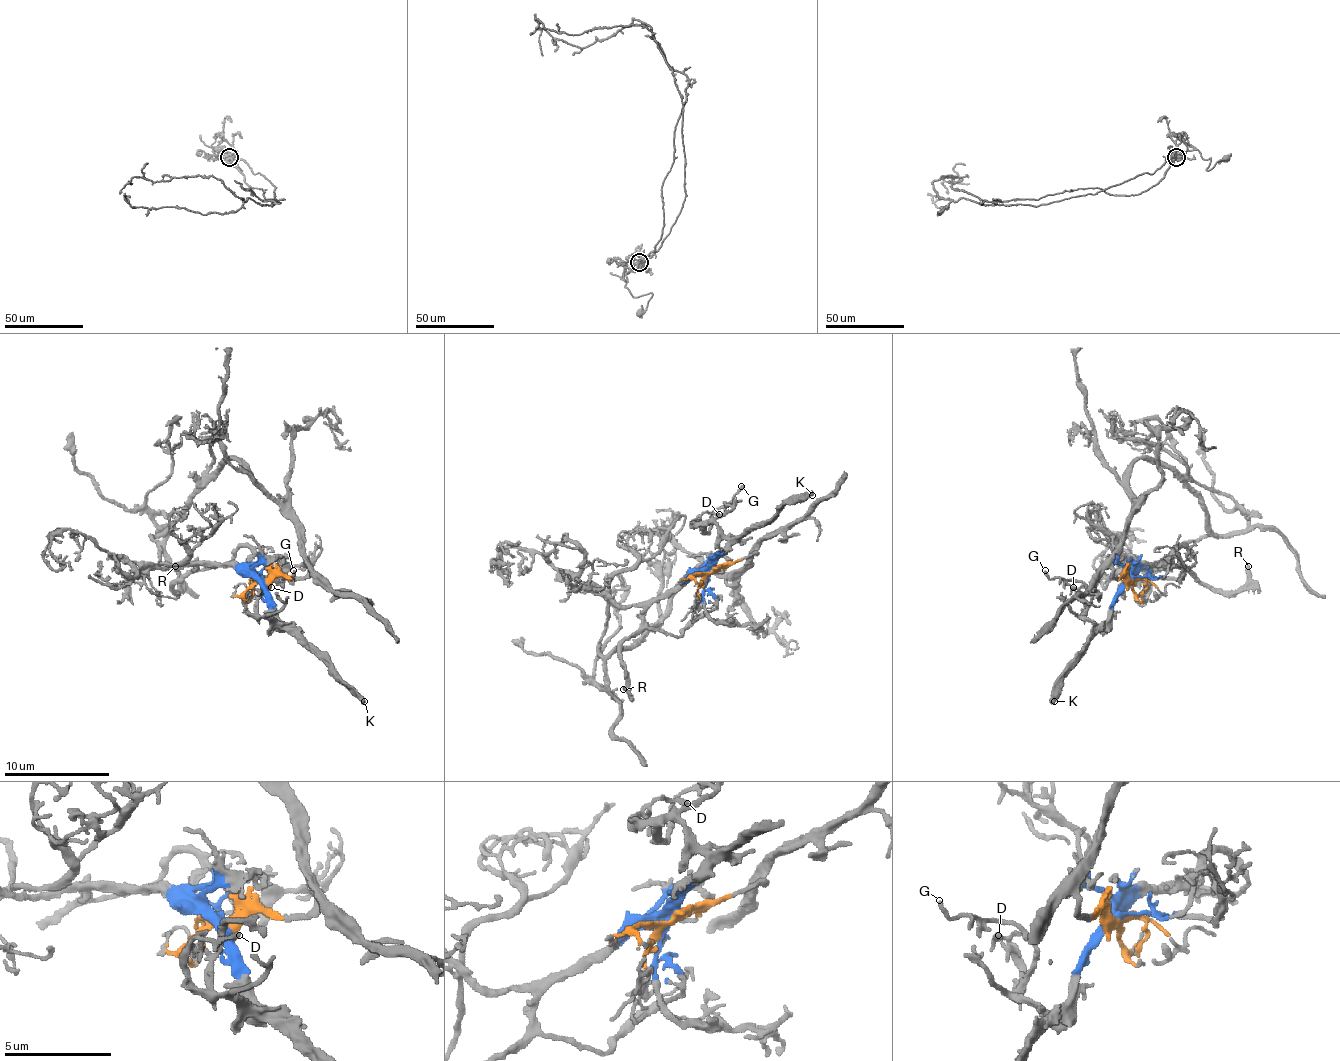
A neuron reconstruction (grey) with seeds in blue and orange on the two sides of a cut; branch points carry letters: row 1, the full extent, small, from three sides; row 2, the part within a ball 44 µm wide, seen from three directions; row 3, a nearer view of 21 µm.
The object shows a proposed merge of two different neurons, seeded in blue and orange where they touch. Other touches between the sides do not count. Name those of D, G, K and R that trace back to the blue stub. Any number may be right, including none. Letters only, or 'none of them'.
D, G, K, R

